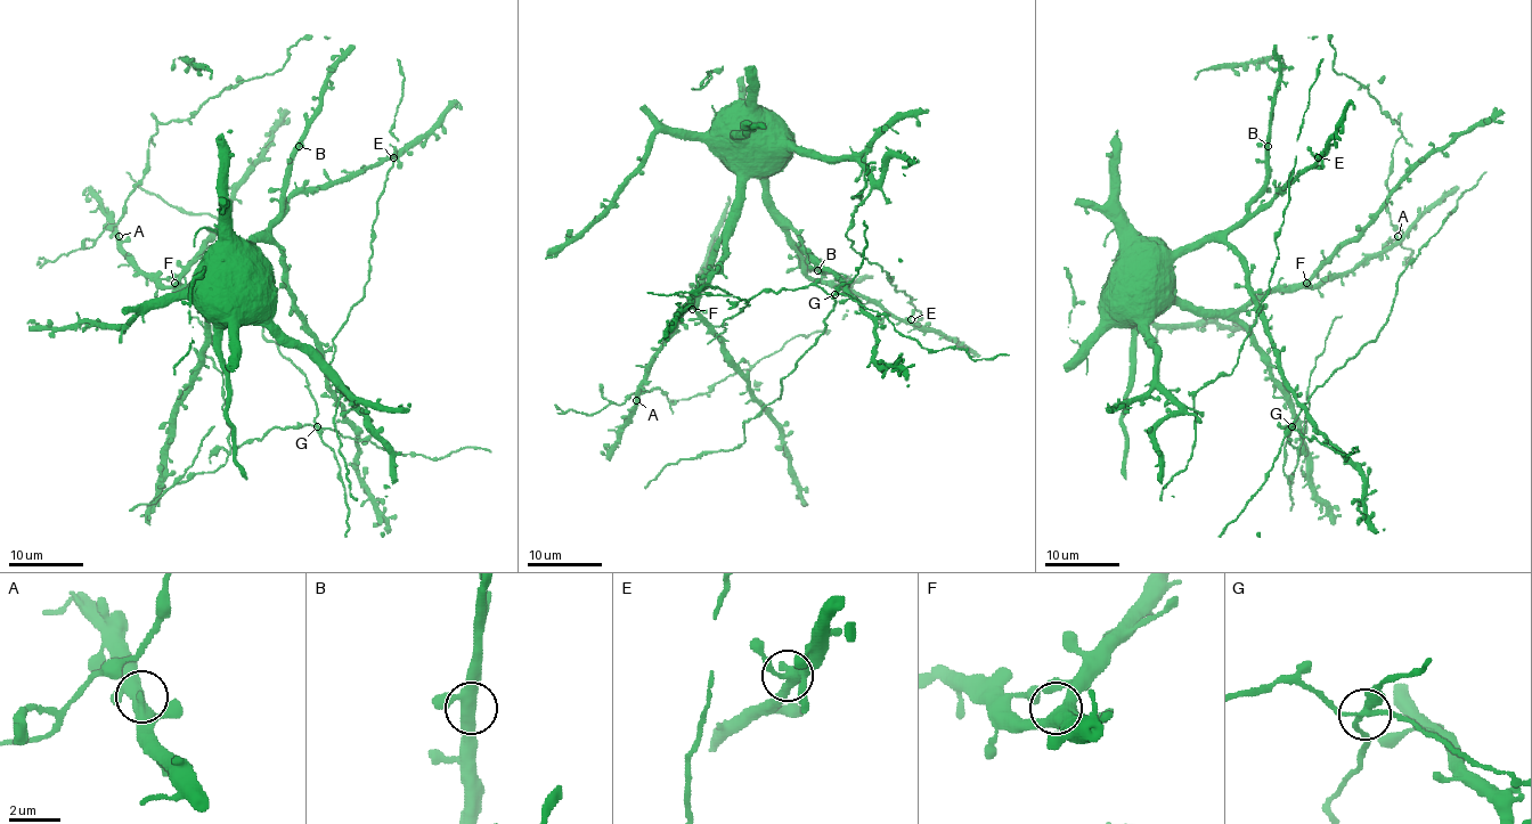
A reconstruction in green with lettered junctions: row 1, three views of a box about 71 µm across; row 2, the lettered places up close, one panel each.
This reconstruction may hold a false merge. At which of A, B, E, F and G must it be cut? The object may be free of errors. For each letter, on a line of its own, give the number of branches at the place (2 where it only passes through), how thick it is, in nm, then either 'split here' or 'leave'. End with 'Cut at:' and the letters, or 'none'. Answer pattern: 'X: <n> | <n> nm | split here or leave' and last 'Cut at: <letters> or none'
A: 3 | 280 nm | leave
B: 3 | 420 nm | leave
E: 4 | 400 nm | leave
F: 4 | 440 nm | leave
G: 4 | 280 nm | split here
Cut at: G

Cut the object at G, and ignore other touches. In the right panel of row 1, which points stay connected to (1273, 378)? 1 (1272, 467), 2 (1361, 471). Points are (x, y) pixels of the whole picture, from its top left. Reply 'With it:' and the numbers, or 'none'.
With it: 1, 2

